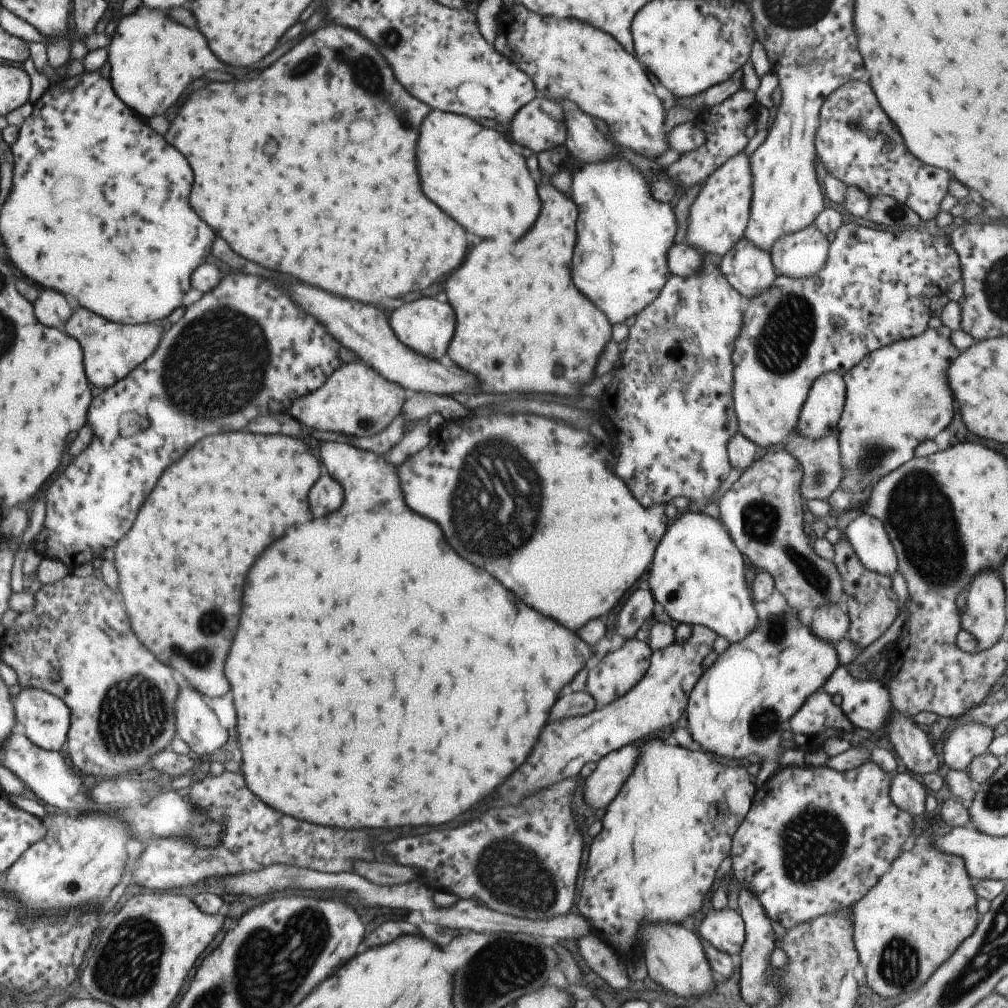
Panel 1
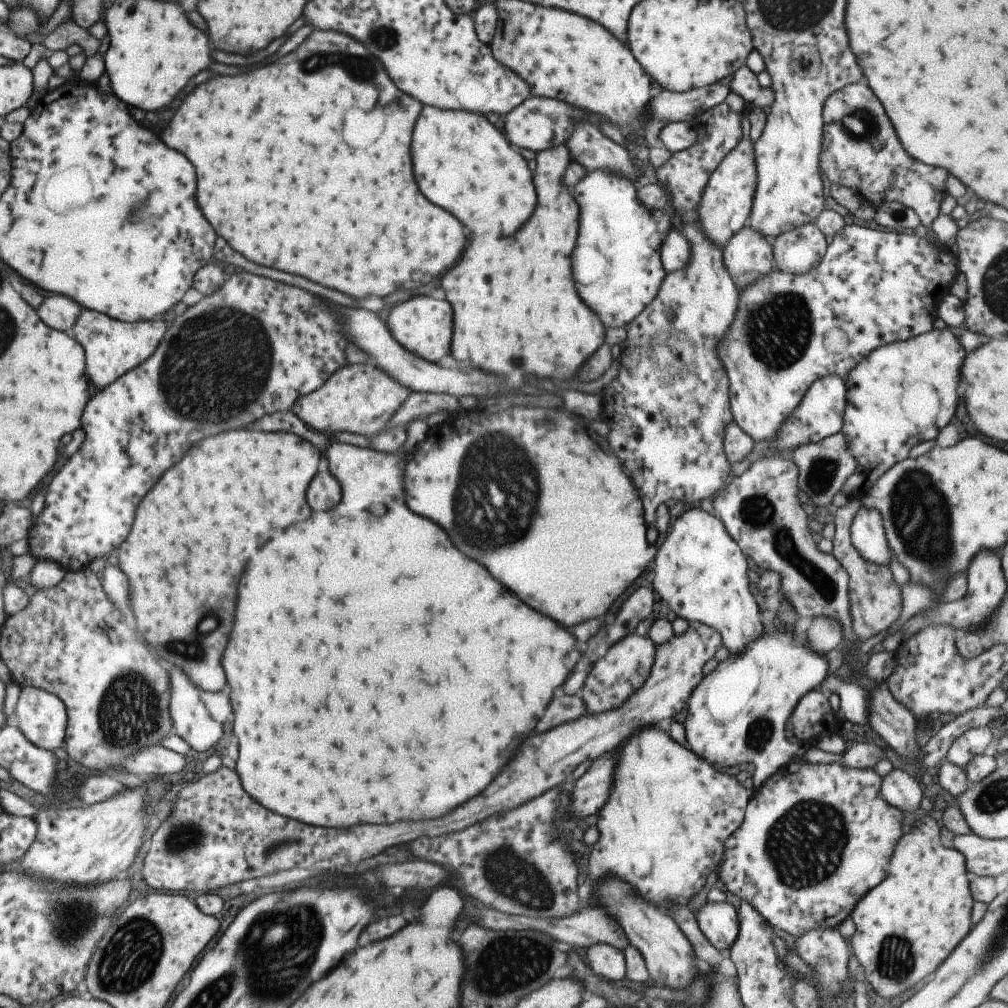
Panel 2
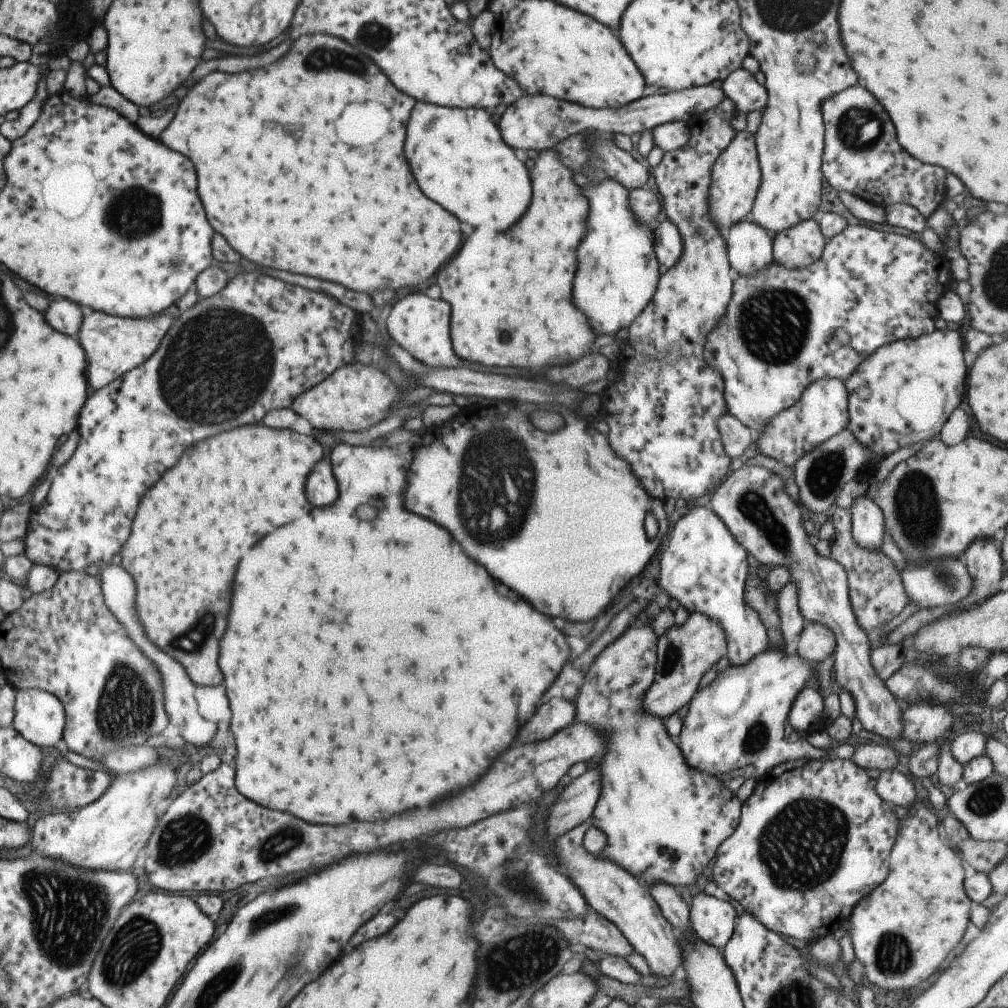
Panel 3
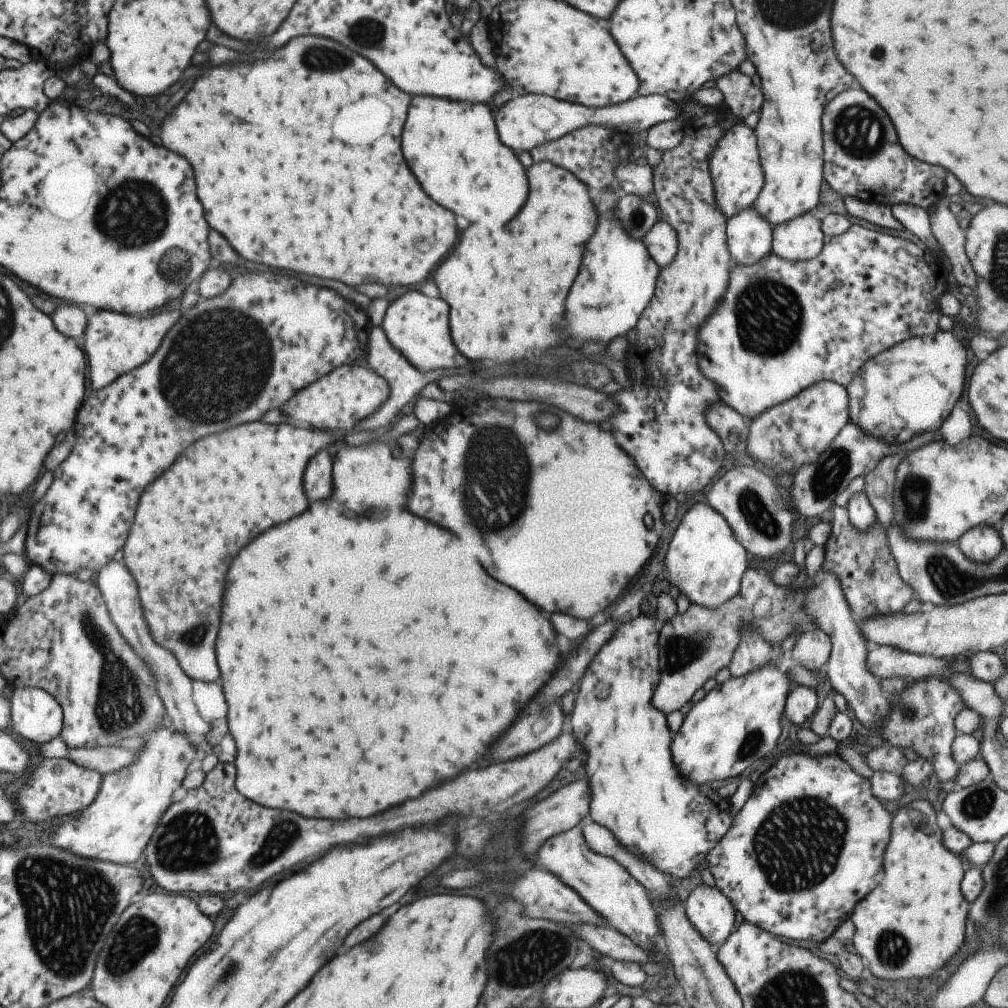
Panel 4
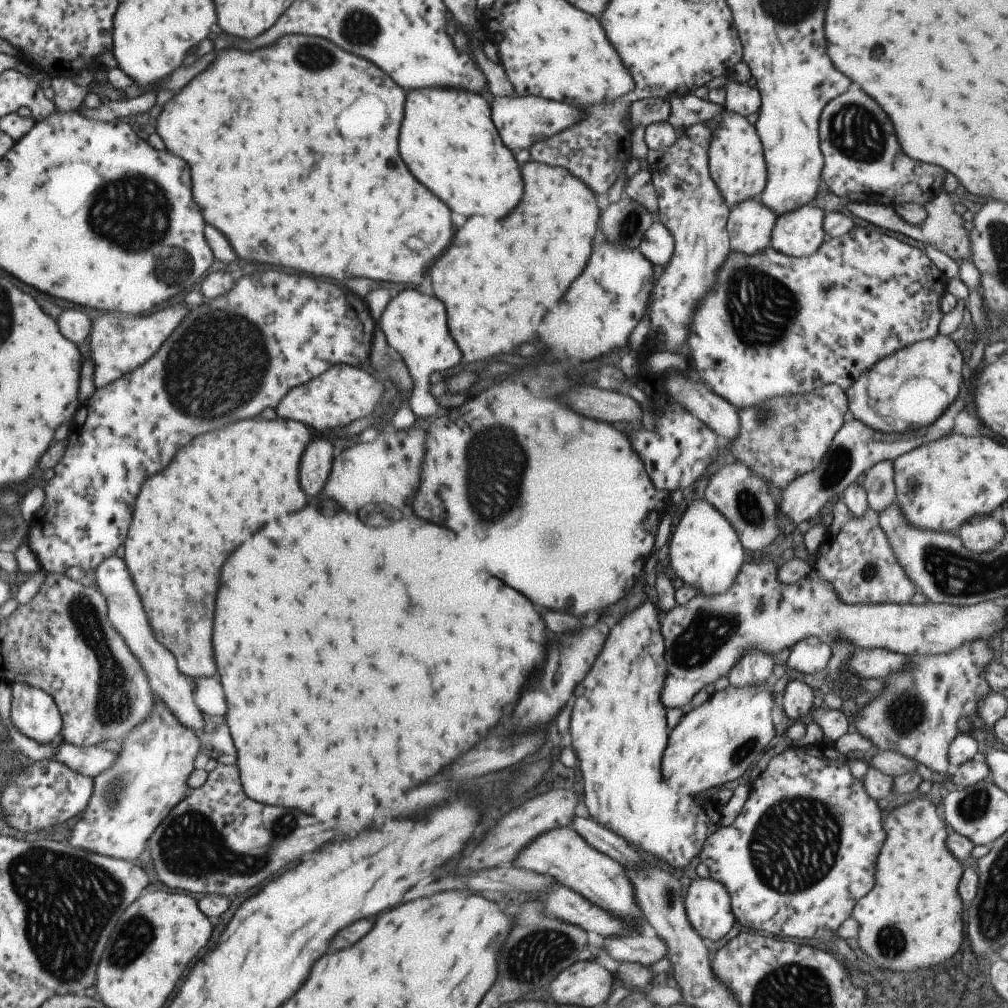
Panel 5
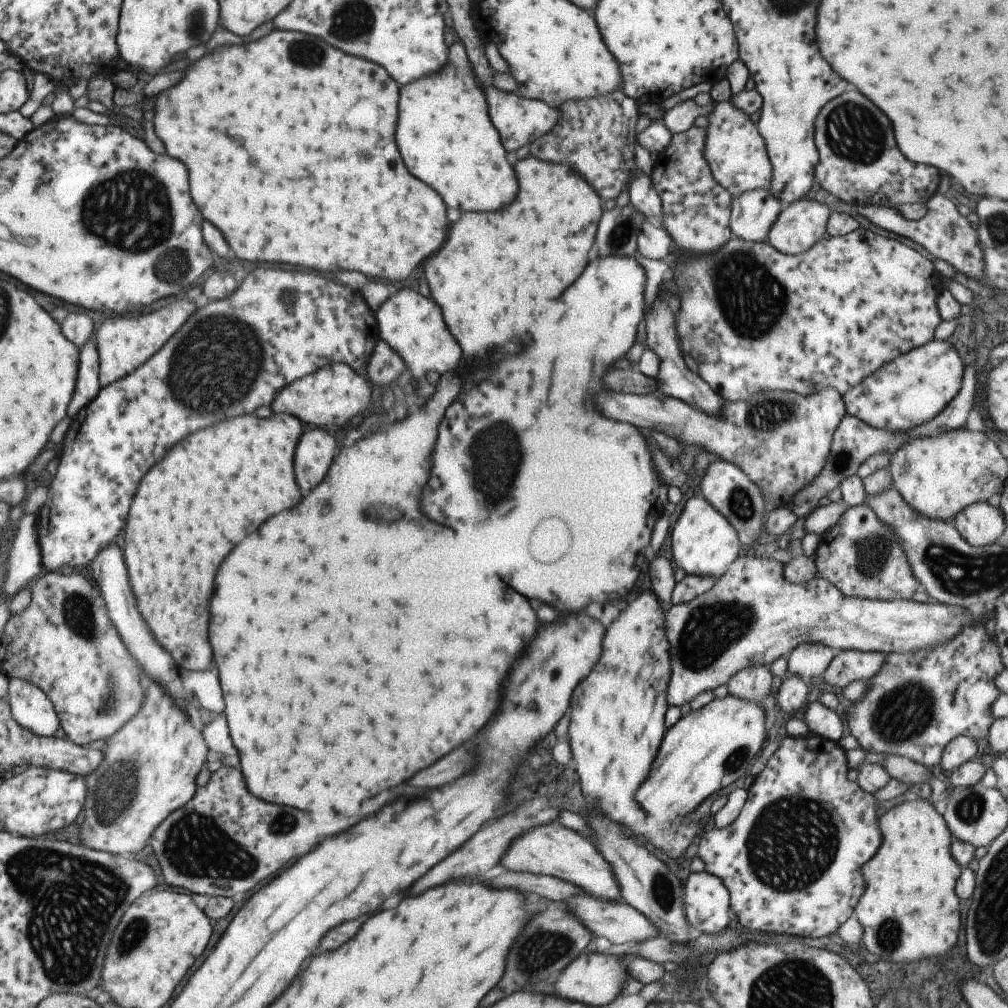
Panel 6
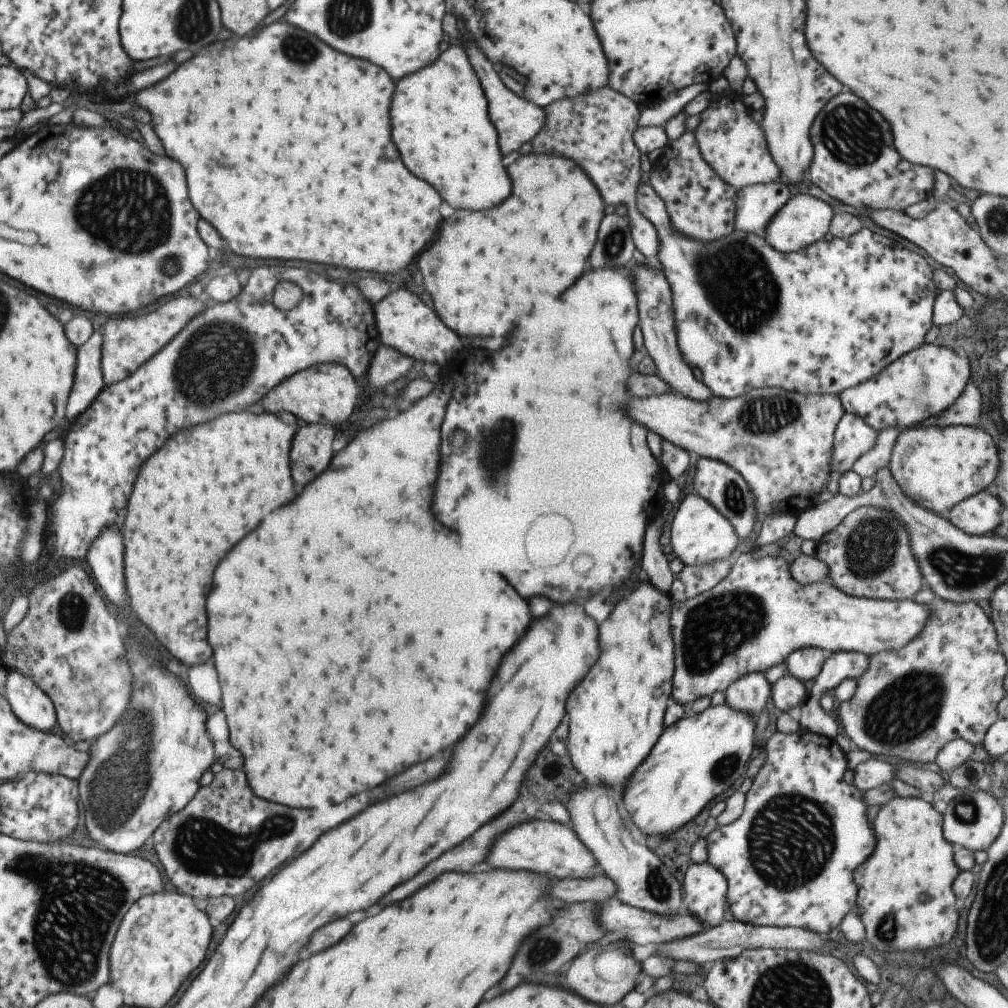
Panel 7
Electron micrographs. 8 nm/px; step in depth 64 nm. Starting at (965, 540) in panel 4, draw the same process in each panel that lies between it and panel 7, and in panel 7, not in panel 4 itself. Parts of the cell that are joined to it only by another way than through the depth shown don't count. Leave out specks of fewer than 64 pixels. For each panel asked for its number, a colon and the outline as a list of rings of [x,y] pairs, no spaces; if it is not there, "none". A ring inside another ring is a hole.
5: [[[977,514],[977,518],[969,518],[969,522],[963,522],[957,528],[957,536],[967,550],[983,554],[1001,544],[1005,536],[1005,526],[1001,524],[999,516]]]
6: [[[977,502],[973,506],[965,506],[965,510],[951,522],[969,546],[989,546],[997,542],[1007,528],[997,502]]]
7: [[[981,490],[961,500],[949,512],[945,512],[945,518],[951,524],[975,538],[991,536],[991,532],[999,526],[999,520],[1003,520],[1003,516],[1003,504],[995,498],[991,490]]]

